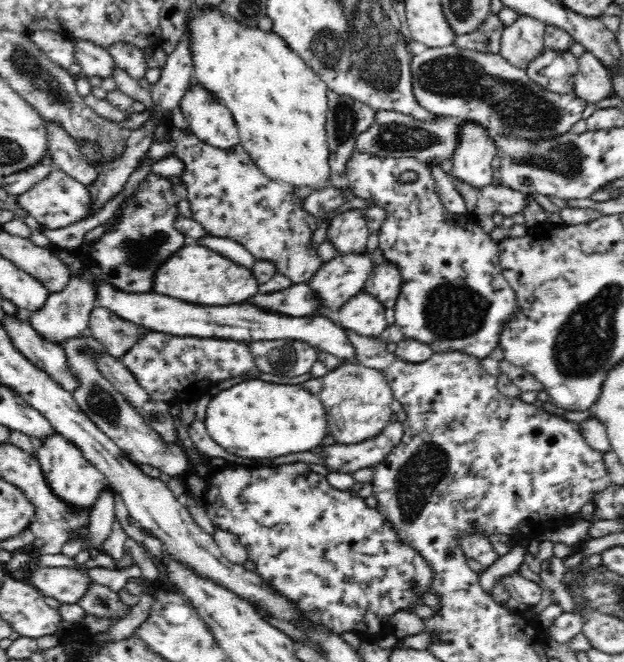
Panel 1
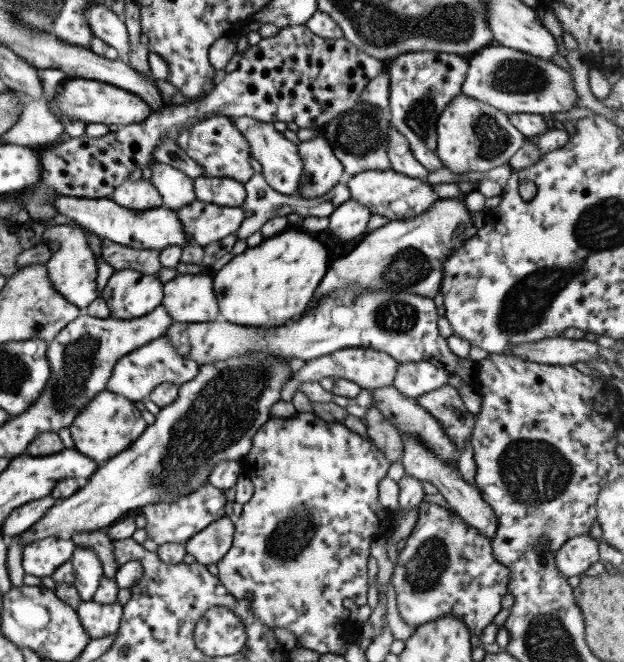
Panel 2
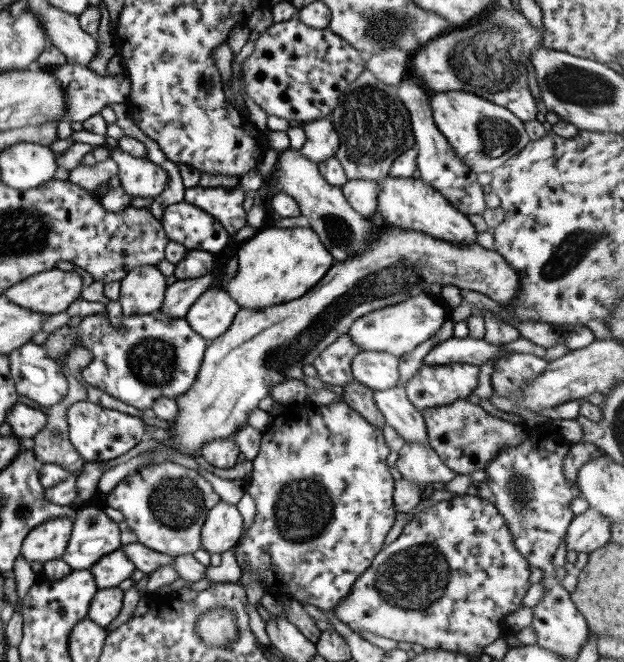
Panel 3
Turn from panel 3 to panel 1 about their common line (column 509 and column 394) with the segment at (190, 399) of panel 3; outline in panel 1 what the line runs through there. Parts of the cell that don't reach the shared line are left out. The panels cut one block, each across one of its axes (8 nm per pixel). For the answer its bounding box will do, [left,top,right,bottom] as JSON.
[363,260,402,308]

